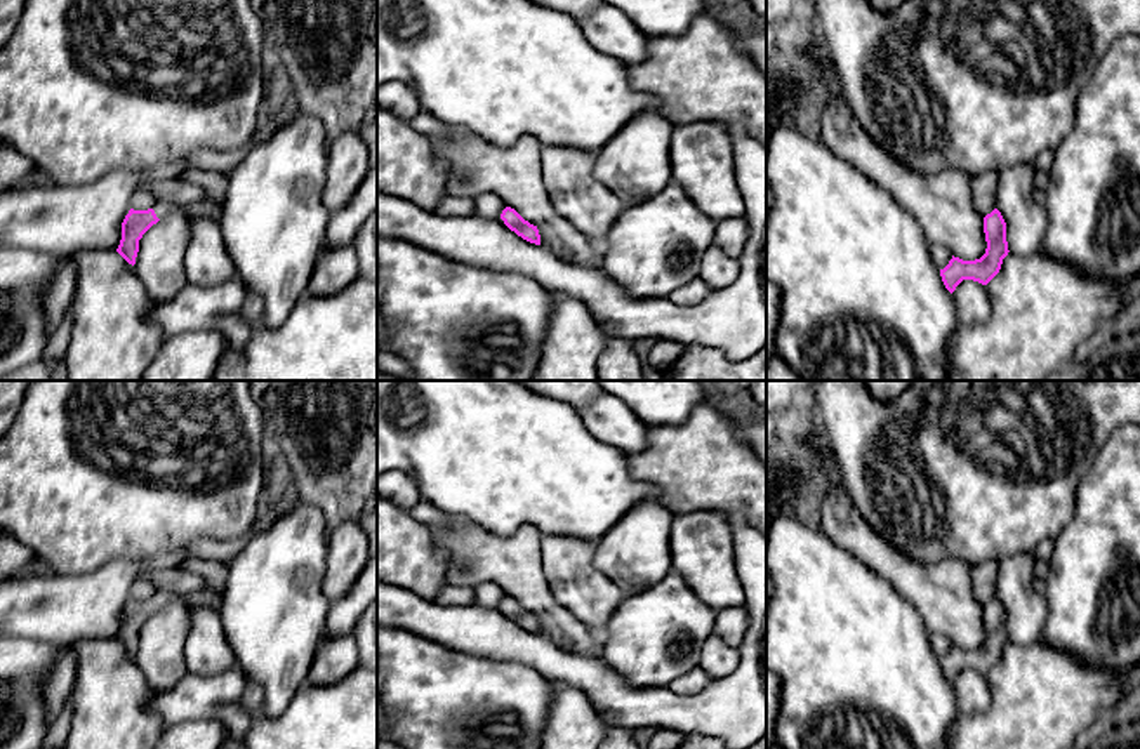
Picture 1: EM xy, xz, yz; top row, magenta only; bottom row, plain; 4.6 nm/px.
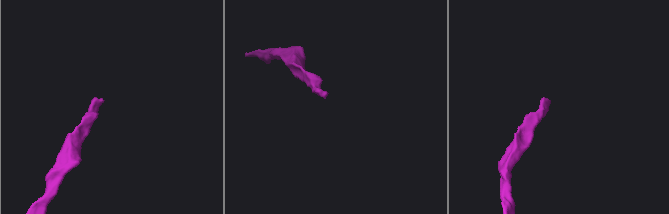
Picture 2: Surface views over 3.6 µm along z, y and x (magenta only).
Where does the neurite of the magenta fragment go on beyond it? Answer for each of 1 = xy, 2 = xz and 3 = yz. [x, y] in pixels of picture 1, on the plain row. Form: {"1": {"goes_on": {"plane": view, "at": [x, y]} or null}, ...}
{"1": {"goes_on": {"plane": "xy", "at": [162, 598]}}, "2": {"goes_on": null}, "3": {"goes_on": null}}

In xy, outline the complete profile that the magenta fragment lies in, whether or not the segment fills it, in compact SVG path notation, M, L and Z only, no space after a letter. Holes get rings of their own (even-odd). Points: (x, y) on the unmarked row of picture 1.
M156 591L155 596L148 600L130 598L122 612L122 629L116 641L134 655L142 624L174 598L176 596L167 591Z

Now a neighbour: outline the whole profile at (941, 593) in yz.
M824 455L822 466L832 480L831 492L820 504L824 534L886 579L918 612L930 634L944 634L963 650L980 648L987 631L984 606L971 589L971 567L958 558L919 565L897 551L857 511L845 488L836 455Z

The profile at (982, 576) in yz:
M985 561L971 568L971 589L982 606L996 598L996 575L998 561Z

